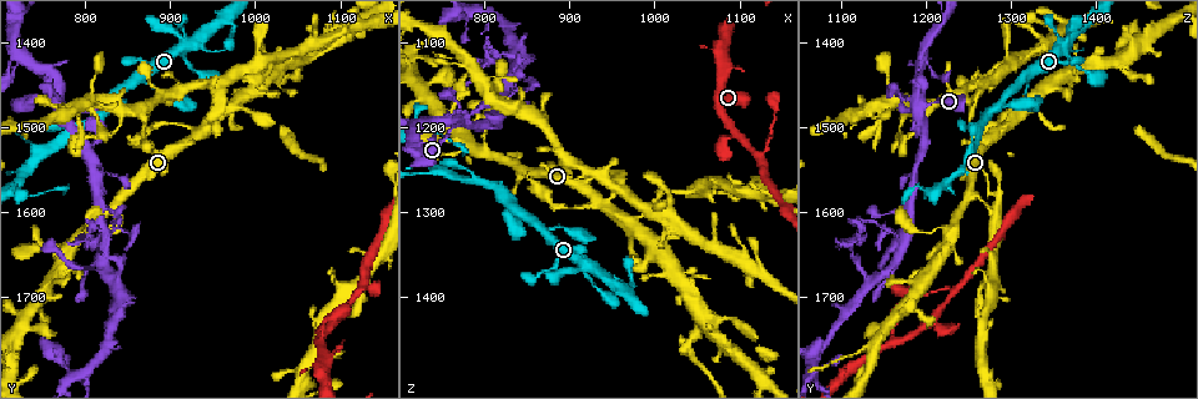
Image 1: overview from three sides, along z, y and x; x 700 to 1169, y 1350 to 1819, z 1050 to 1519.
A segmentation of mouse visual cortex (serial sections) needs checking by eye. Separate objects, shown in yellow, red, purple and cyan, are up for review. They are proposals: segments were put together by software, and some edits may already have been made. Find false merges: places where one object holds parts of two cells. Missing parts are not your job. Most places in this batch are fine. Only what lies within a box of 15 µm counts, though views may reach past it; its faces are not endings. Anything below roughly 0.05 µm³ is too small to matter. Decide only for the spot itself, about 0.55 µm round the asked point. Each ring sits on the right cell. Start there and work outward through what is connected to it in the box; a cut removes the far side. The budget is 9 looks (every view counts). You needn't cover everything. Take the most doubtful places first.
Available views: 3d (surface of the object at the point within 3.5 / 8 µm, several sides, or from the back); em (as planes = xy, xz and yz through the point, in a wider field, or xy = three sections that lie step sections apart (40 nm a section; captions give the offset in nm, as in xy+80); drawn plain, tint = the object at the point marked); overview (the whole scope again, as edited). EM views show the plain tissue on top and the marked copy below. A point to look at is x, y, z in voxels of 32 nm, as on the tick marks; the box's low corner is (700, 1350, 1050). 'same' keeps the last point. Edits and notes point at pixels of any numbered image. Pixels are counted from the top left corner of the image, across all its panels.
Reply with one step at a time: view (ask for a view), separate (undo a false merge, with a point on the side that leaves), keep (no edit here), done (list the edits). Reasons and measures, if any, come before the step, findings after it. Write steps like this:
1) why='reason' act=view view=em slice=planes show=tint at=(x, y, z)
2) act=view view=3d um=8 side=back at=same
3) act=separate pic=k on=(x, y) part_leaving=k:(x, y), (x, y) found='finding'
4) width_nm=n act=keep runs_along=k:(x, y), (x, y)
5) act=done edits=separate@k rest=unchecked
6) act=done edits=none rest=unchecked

why='two arms in line, one across' act=view view=3d um=3.5 at=(1080, 1755, 1150)

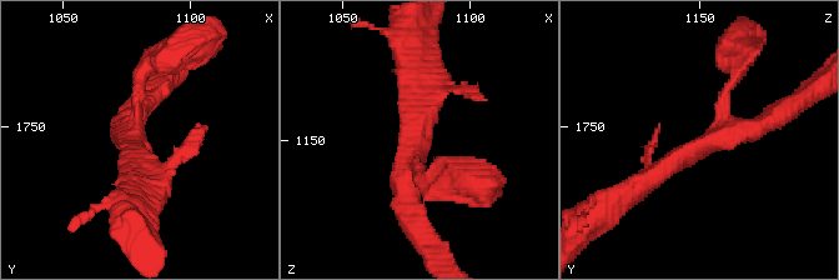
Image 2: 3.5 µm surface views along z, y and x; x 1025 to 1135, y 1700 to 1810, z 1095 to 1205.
act=view view=em slice=xy step=5 show=tint at=(1079, 1758, 1151)

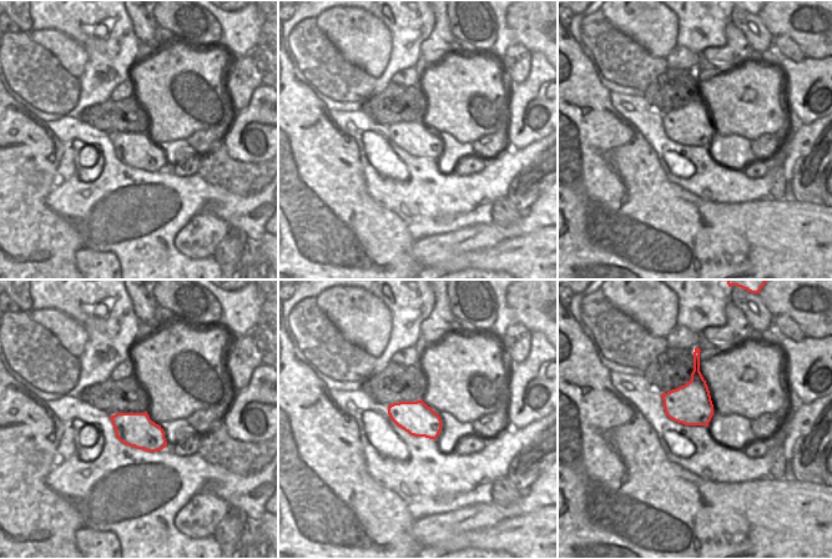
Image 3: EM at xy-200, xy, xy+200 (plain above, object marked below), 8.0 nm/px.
why='cut it another way' act=view view=em slice=xy step=1 show=tint at=same

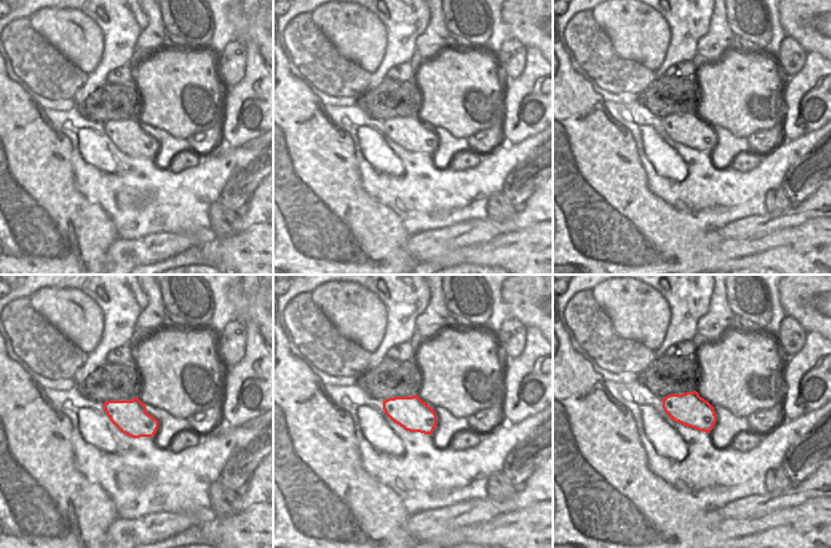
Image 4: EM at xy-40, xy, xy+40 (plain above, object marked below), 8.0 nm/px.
width_nm=260 act=keep runs_along=2:(735, 80), (717, 138), (633, 188) found='one cell here'

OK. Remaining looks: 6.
why='four or more arms meet' act=view view=3d um=3.5 at=(765, 1470, 1195)

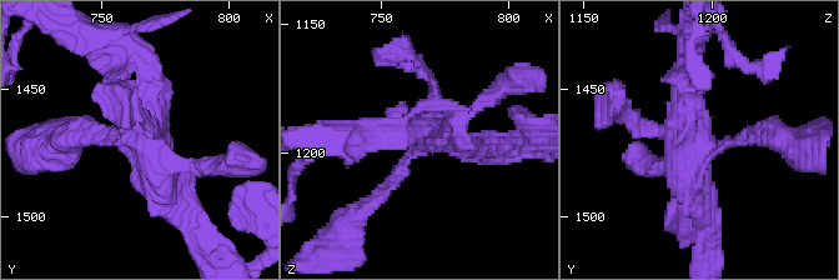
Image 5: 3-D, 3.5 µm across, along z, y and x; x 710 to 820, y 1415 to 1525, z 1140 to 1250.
act=view view=em slice=xy step=1 show=tint at=(769, 1474, 1194)

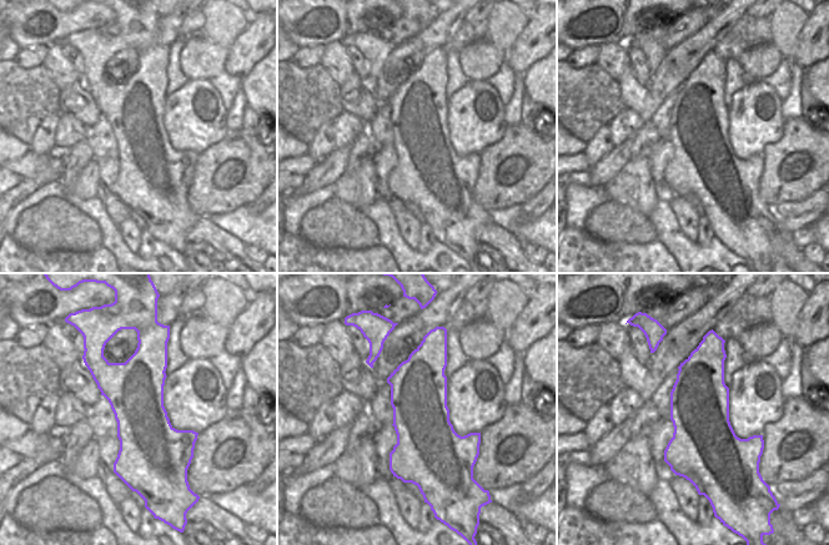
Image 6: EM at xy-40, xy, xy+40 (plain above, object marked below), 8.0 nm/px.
act=view view=em slice=planes show=tint at=same

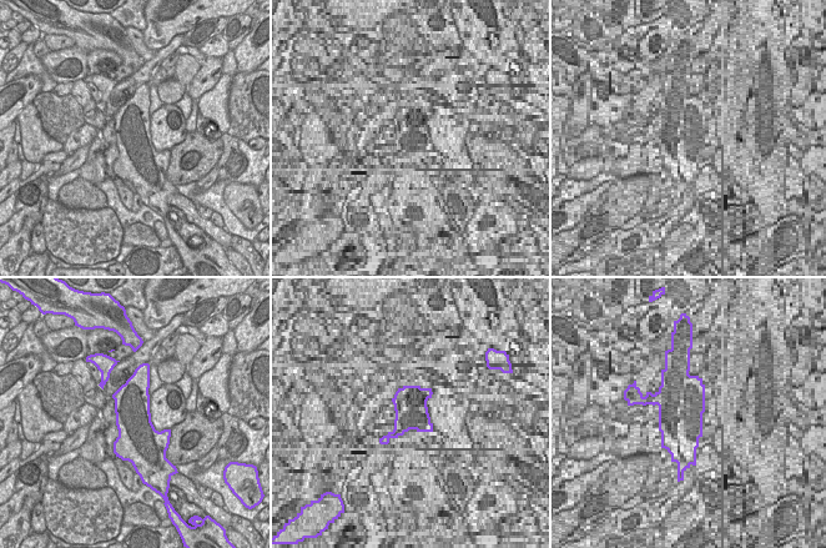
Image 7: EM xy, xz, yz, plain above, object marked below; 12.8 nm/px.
act=keep runs_along=5:(98, 134), (144, 145), (190, 218) found='continuous, no second cell'

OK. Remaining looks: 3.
why='touches itself' act=view view=3d um=3.5 at=(835, 1610, 1140)

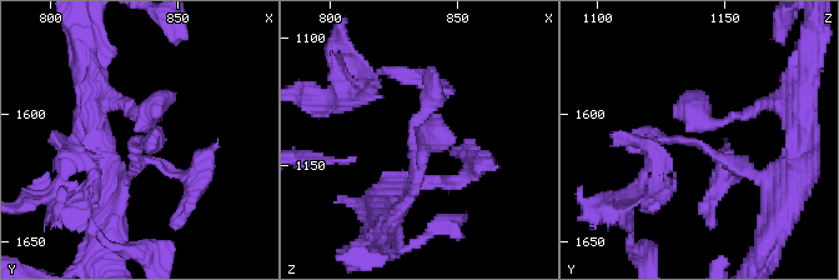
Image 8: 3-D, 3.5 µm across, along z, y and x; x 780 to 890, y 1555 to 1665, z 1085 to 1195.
why='now the EM' act=view view=em slice=xy step=3 show=tint at=(835, 1610, 1138)

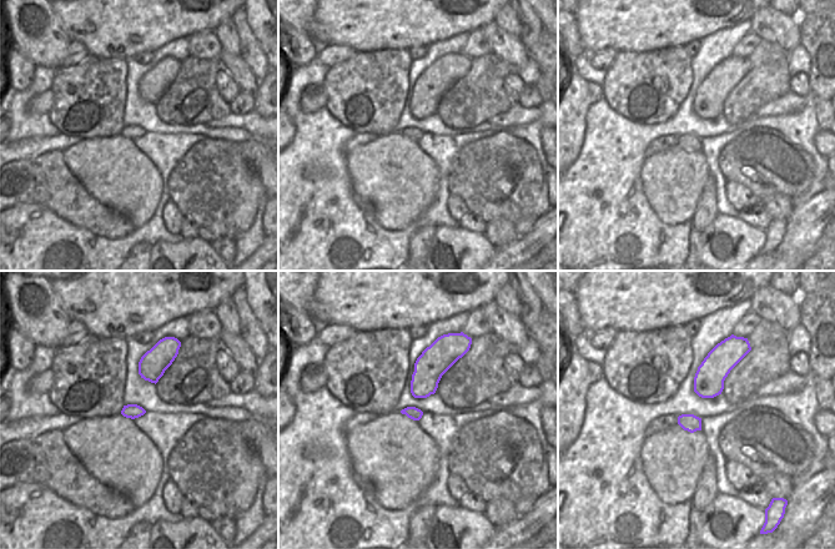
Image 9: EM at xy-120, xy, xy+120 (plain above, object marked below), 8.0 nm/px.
act=keep runs_along=8:(406, 199), (428, 68) found='continuous, no second cell'

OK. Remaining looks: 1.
act=done edits=none rest=unchecked

